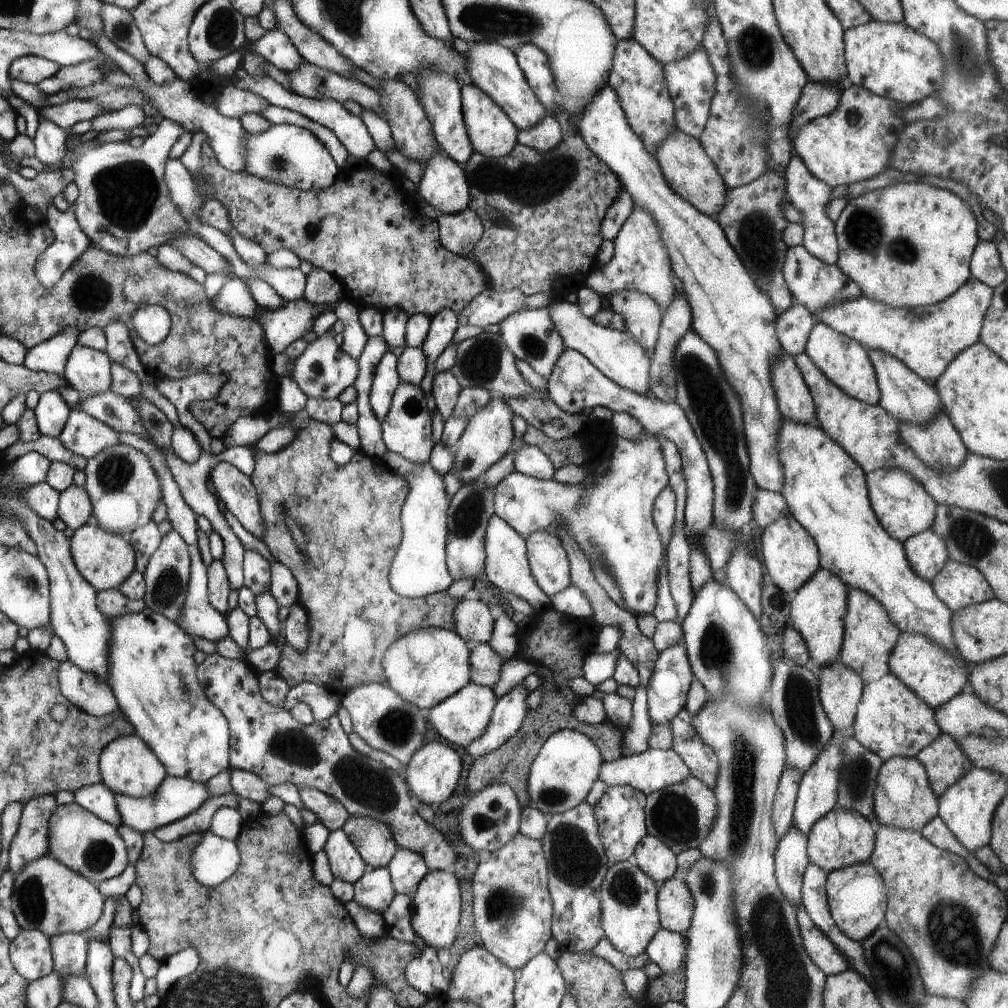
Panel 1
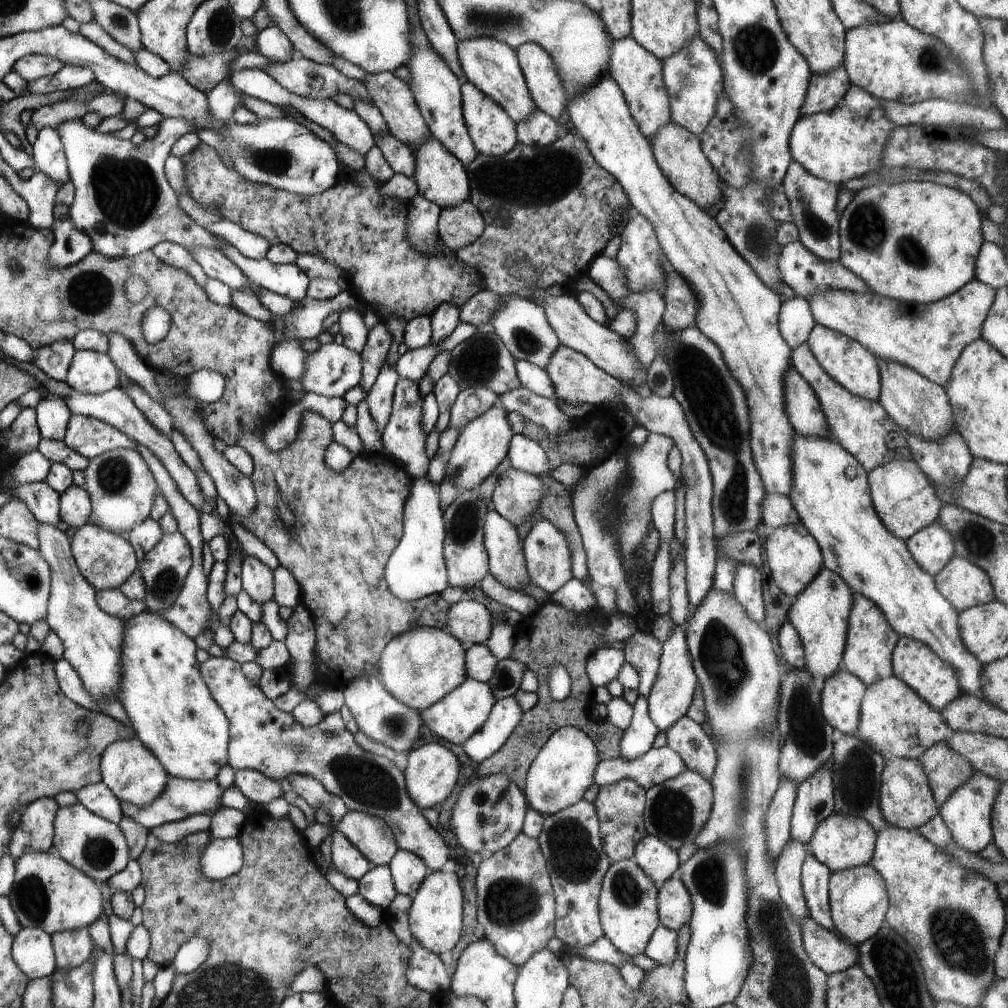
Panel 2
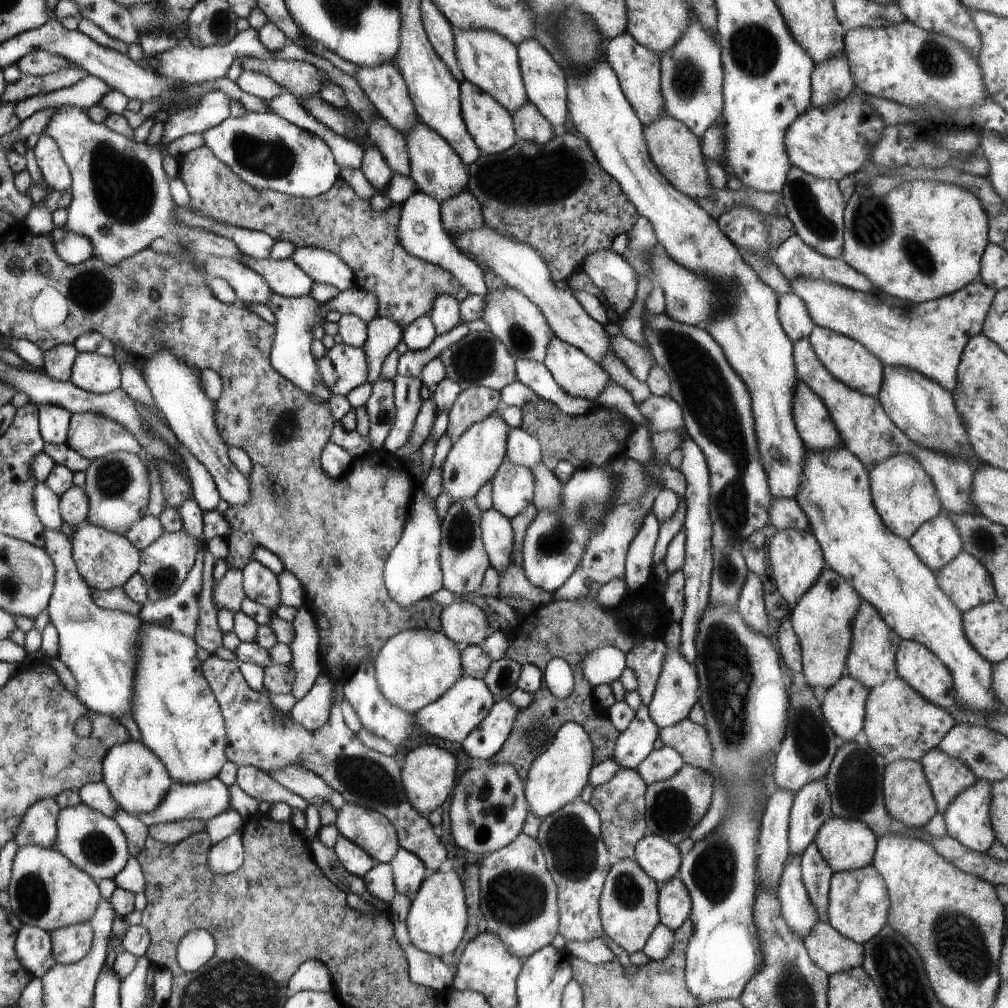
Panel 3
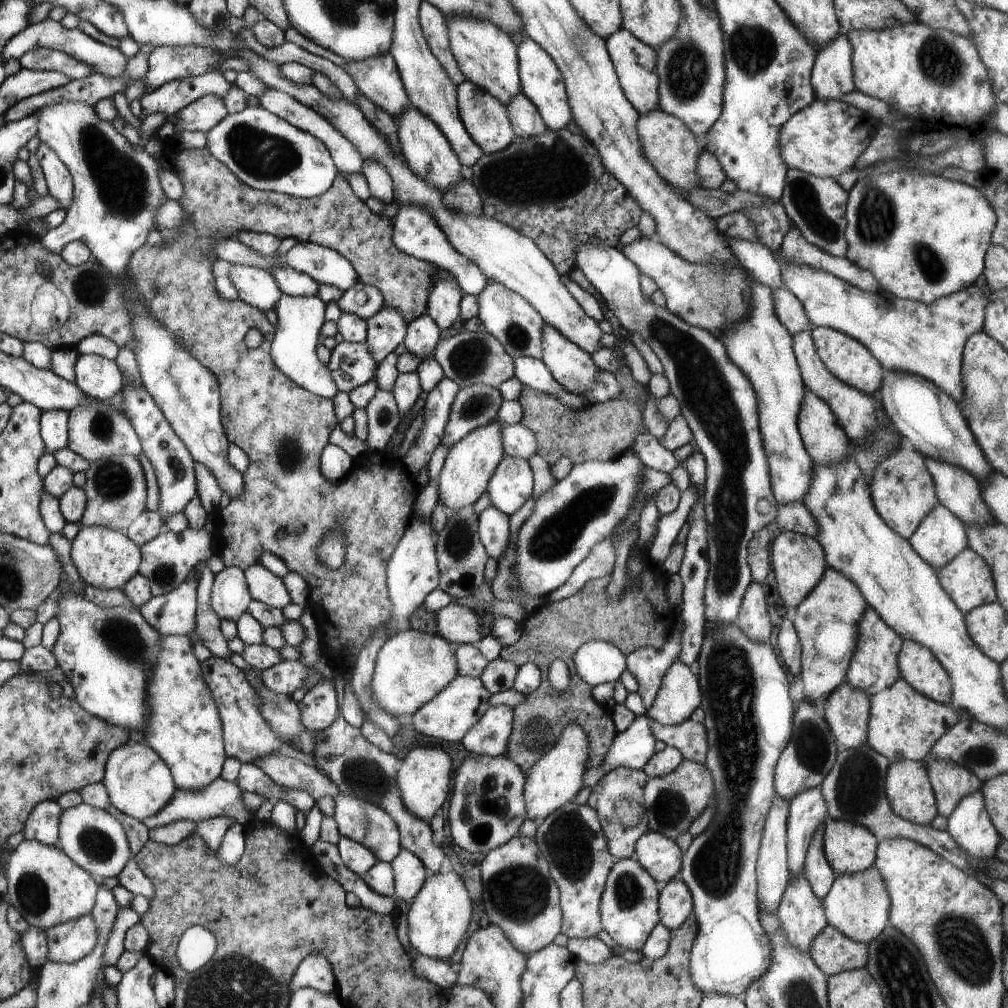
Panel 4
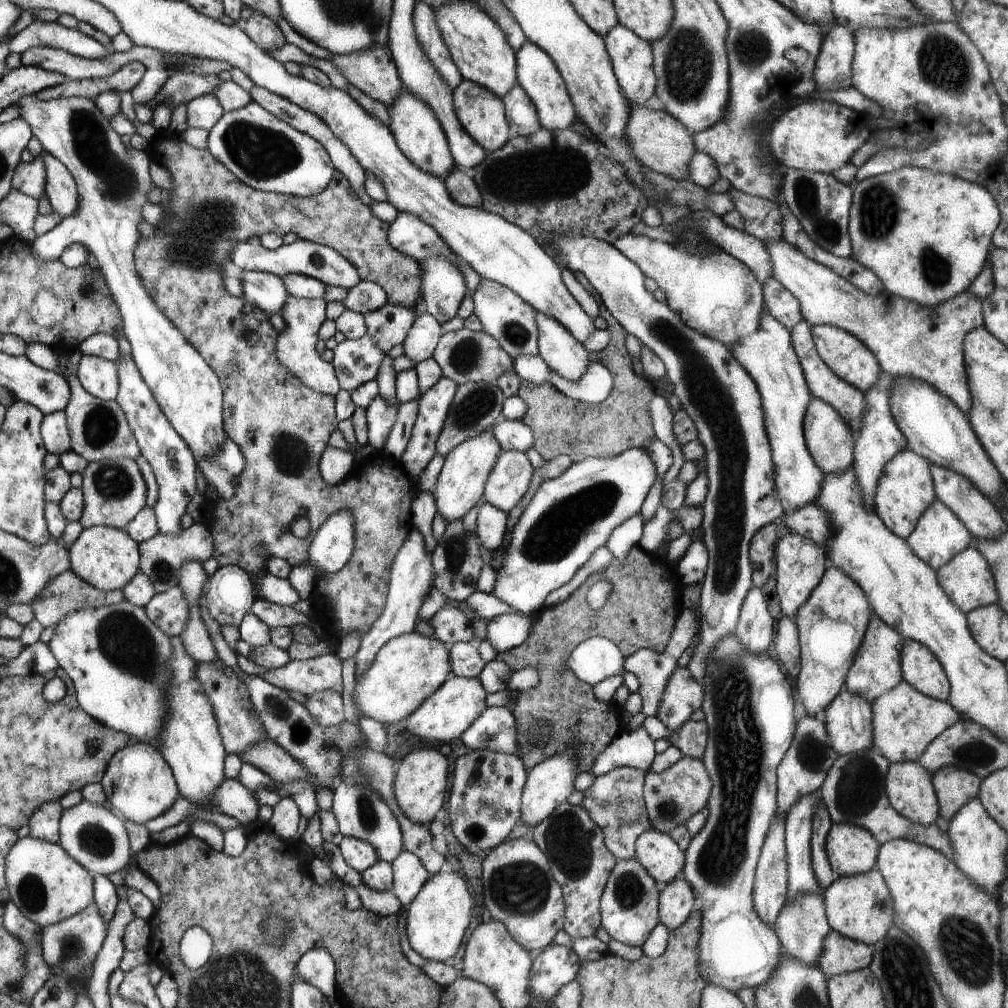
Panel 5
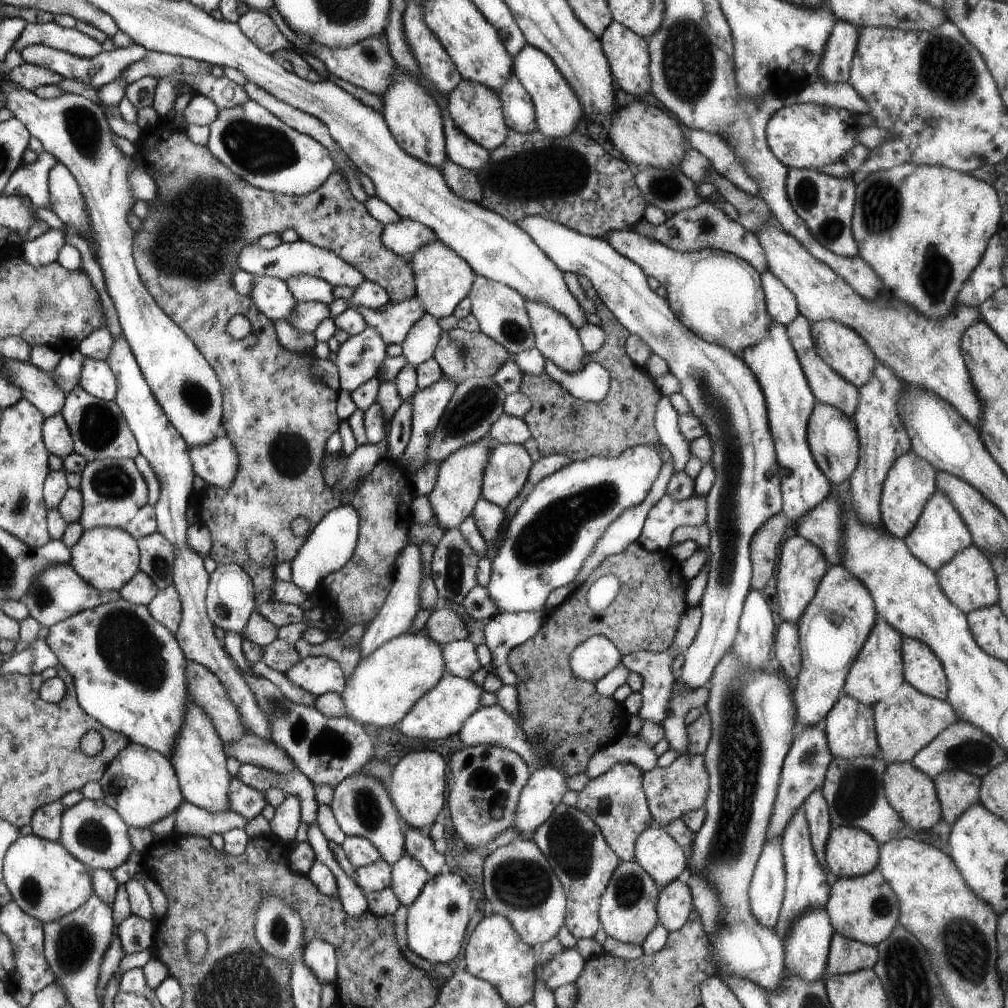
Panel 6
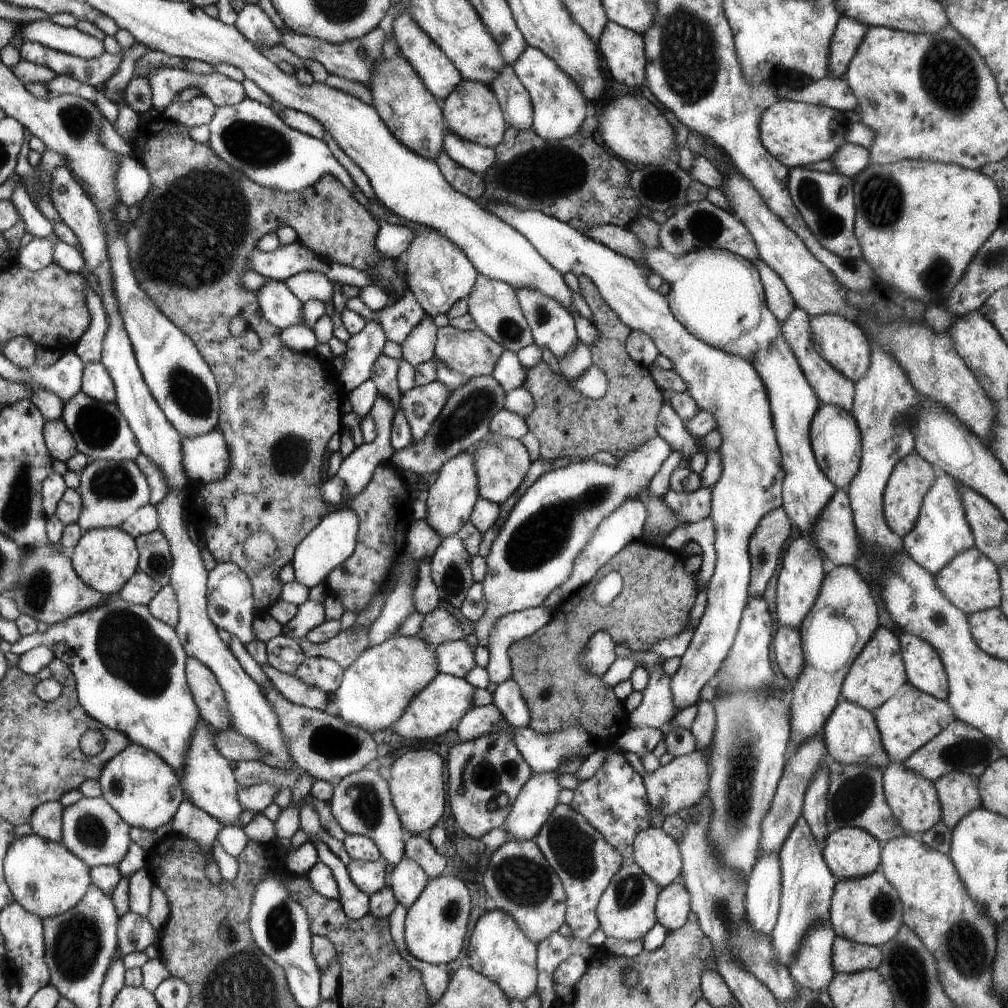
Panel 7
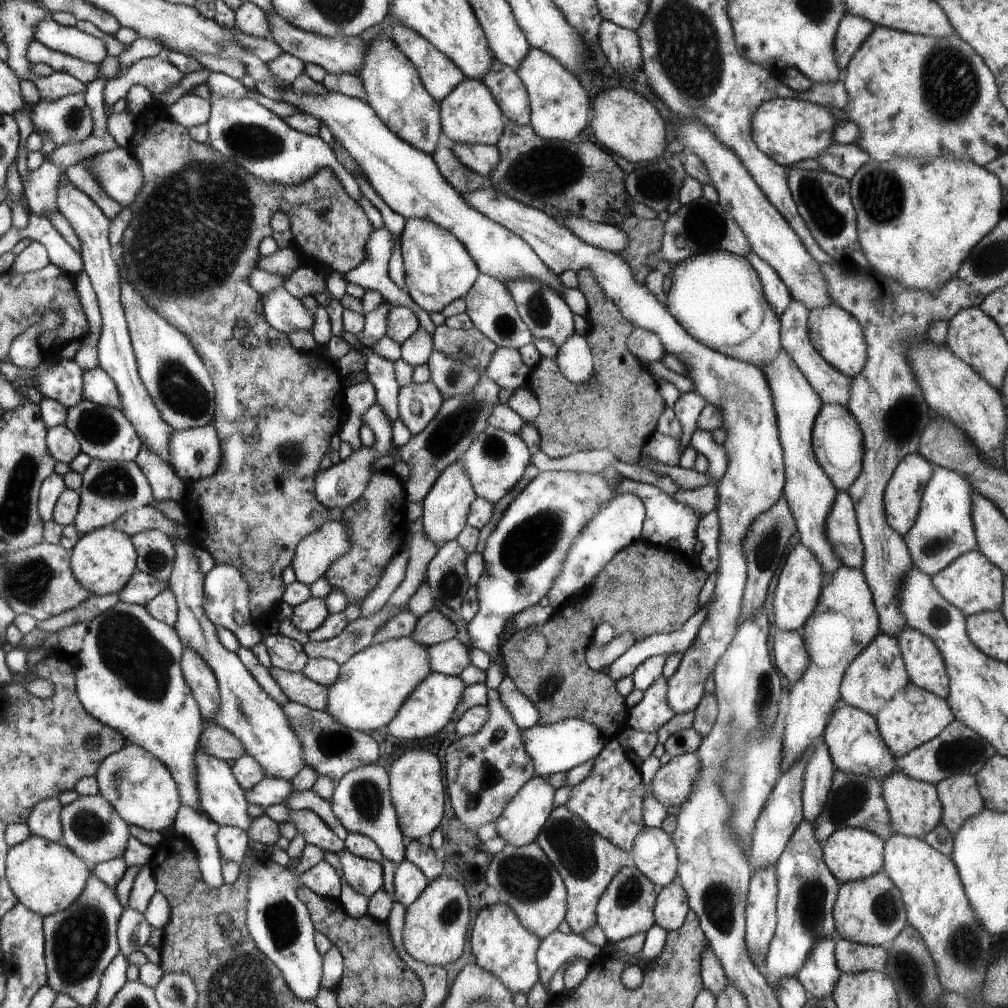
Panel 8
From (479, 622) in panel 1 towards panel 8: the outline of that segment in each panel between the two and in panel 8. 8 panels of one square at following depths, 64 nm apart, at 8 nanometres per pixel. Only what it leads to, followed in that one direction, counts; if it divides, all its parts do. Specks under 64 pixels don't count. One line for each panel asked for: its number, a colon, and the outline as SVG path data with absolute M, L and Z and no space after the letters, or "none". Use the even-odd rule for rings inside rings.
2: M457 602L447 612L447 632L453 634L461 644L471 642L483 644L491 636L491 614L479 602Z
3: M455 600L441 612L441 632L459 646L479 646L487 638L489 626L481 608Z
4: M455 600L437 612L439 636L449 640L453 646L479 642L483 638L479 632L479 624L481 620L475 610L455 604Z
5: M447 604L431 616L431 626L433 626L433 638L441 640L447 646L469 642L473 638L469 618L461 610Z
6: M441 608L435 610L427 622L427 634L433 642L437 642L439 646L445 646L449 642L459 642L459 640L467 640L467 630L465 624L461 620L461 616L457 616L453 610Z
7: M435 608L425 616L421 622L421 632L419 636L431 644L431 648L437 648L439 644L461 640L463 632L459 628L459 622L445 610Z
8: M429 610L417 620L415 630L409 638L413 638L417 644L423 644L425 648L431 648L441 642L453 640L455 634L455 626L439 610Z

